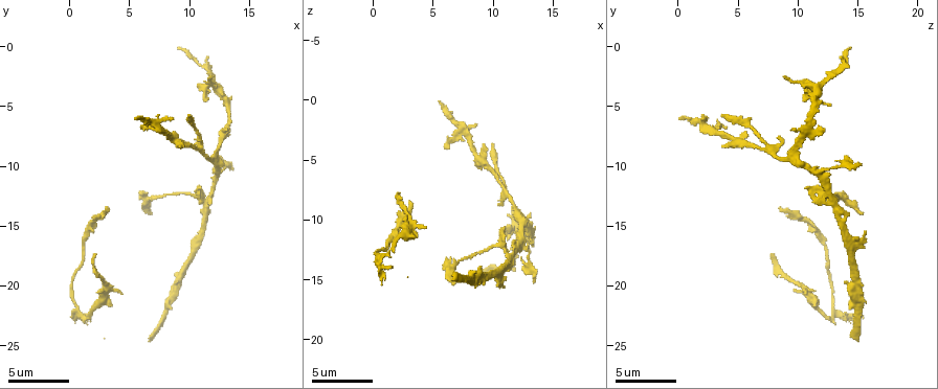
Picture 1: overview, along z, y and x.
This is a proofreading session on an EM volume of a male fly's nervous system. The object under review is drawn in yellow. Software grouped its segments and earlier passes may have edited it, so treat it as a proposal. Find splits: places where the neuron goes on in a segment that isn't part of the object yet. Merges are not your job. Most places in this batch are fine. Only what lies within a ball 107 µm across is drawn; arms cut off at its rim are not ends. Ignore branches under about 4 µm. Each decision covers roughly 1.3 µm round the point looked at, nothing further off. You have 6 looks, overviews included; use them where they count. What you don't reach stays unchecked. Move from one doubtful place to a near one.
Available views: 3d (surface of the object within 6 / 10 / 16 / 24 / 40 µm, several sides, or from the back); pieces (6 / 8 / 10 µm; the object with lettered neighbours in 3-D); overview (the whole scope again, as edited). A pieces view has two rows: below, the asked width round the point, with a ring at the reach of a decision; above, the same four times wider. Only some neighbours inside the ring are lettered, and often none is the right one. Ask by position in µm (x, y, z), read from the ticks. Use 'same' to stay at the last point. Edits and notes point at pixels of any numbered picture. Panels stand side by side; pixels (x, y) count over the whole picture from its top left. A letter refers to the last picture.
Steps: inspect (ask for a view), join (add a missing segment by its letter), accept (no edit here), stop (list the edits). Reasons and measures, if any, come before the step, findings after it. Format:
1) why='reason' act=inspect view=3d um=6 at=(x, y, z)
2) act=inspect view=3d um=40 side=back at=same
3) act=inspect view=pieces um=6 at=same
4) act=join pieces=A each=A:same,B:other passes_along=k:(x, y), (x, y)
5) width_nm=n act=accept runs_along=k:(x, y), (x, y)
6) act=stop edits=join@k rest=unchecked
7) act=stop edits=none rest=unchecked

why='branch stops here' act=inspect view=3d um=6 at=(10.2, 5.8, 4.0)

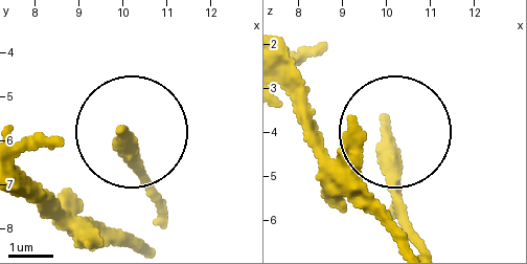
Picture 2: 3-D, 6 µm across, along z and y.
act=inspect view=pieces um=8 at=(10.00, 5.75, 3.85)

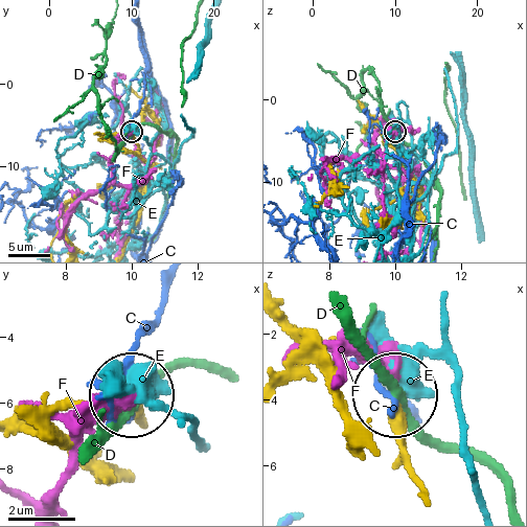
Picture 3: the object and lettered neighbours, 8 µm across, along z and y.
act=accept each=C:other,D:other,E:other,F:other runs_along=3:(427, 491), (398, 402) found='none of them fits'

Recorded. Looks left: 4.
why='an open end' act=inspect view=pieces um=8 at=(10.8, 7.6, 8.4)

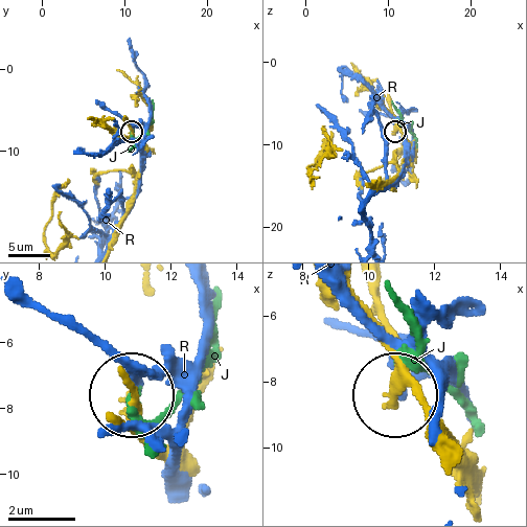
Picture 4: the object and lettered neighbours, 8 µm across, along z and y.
width_nm=230 act=accept each=J:other,R:other found='no lettered segment goes on from it'

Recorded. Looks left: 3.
why='branch stops here' act=inspect view=pieces um=8 at=(13.4, 9.8, 15.0)

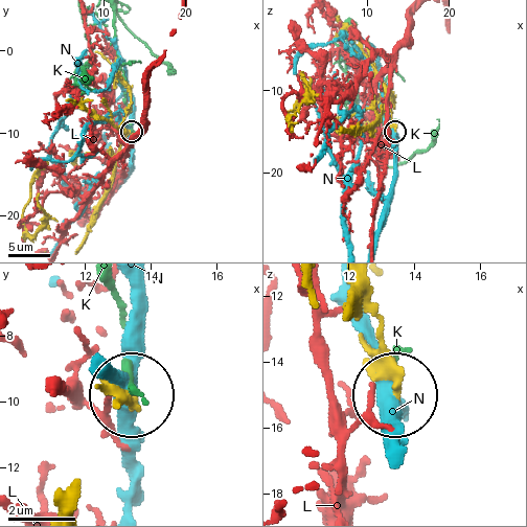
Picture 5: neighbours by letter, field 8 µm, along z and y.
act=accept each=K:other,L:other,N:other found='no lettered segment goes on from it'

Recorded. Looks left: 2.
act=stop edits=none rest=unchecked

